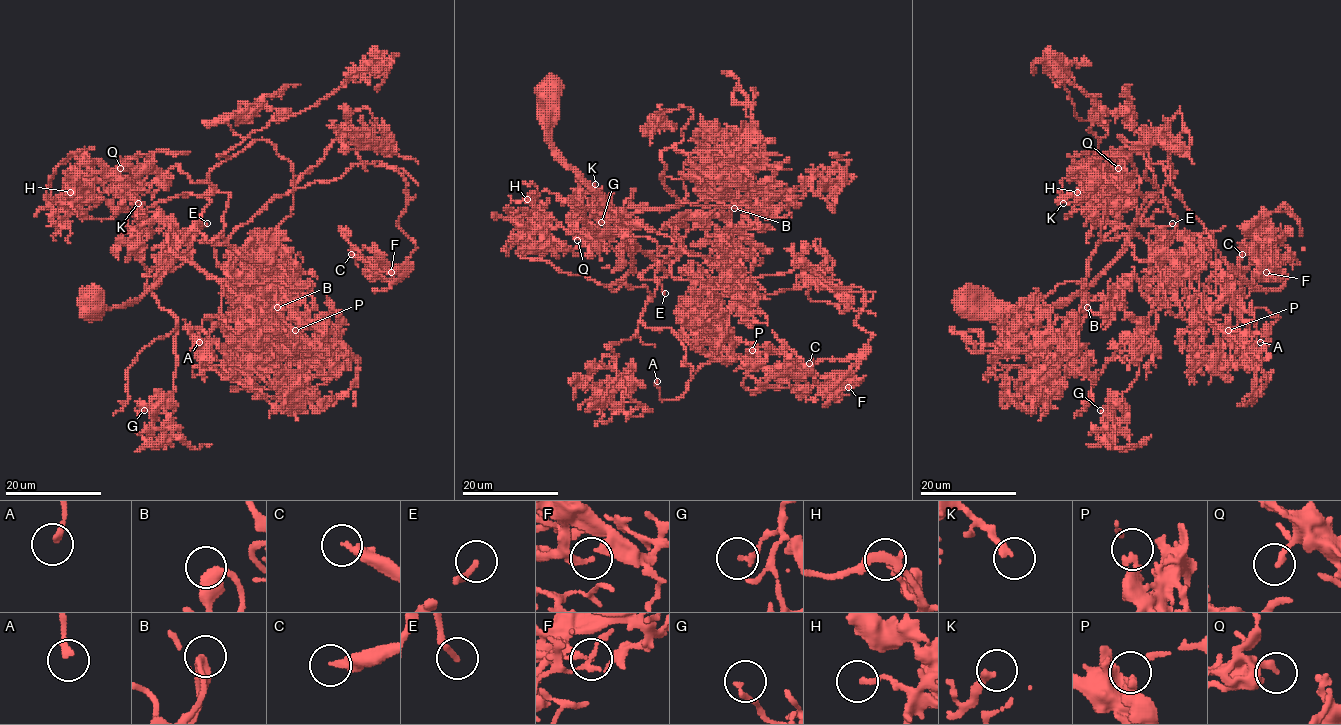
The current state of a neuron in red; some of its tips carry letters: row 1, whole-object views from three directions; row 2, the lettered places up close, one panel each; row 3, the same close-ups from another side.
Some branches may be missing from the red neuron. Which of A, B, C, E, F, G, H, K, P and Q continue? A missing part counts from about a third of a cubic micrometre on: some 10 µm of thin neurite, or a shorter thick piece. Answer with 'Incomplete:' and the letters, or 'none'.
Incomplete: A, C, E

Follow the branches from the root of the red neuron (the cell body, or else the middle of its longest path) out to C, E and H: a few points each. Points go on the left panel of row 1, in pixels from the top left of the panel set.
C: (91, 302), (135, 302), (192, 230), (223, 242), (345, 134), (403, 176), (416, 247), (386, 272), (351, 254)
E: (91, 302), (92, 309), (108, 309), (135, 302), (161, 278), (182, 240), (199, 223), (199, 227), (207, 223)
H: (91, 302), (108, 309), (143, 296), (209, 199), (176, 195), (92, 219), (60, 206), (86, 197), (70, 192)

